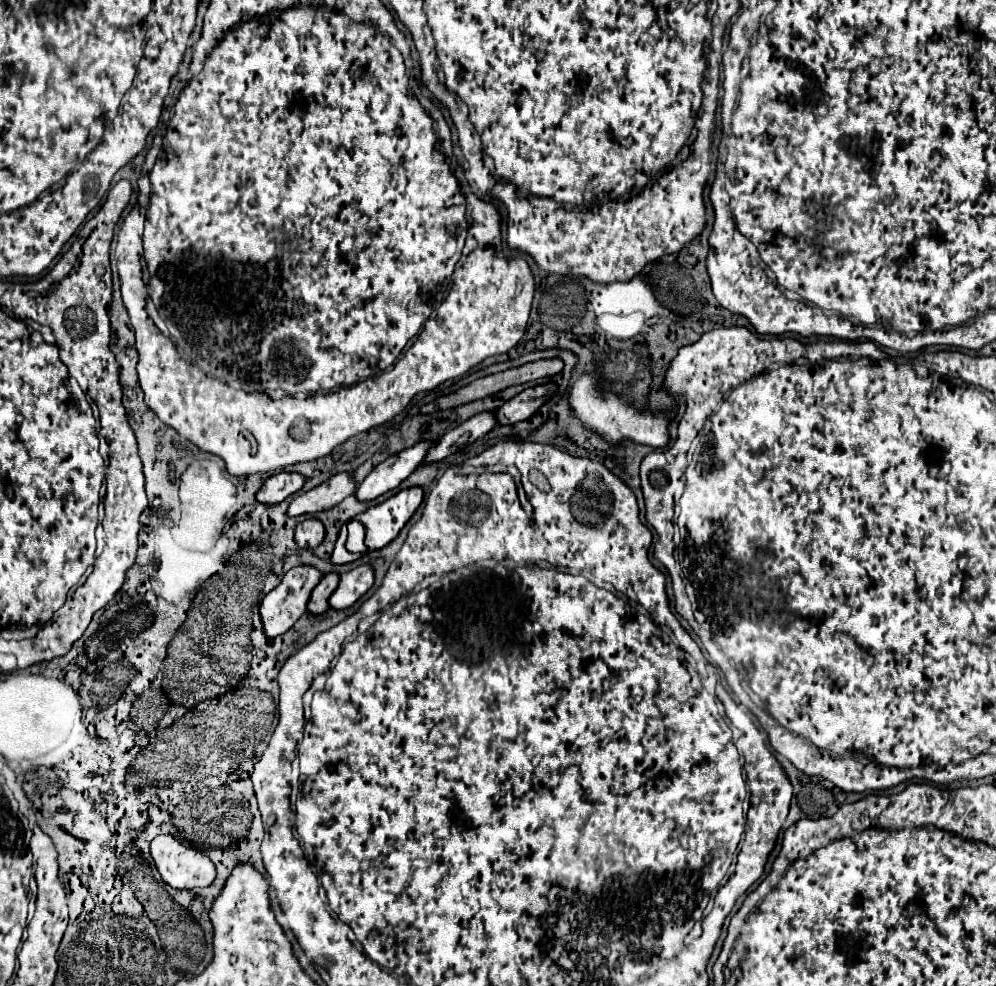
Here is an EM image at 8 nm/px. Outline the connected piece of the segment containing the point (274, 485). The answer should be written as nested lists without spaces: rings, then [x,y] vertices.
[[[299,472],[273,474],[265,480],[261,490],[257,492],[257,500],[263,504],[279,504],[285,498],[289,498],[291,494],[295,494],[297,490],[301,490],[305,486],[305,482],[307,482],[307,478]]]

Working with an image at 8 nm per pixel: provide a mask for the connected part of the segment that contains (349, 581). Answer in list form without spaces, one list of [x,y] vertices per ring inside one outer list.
[[[369,564],[357,566],[345,574],[341,574],[337,590],[331,594],[331,608],[349,608],[353,606],[369,588],[373,586],[373,568]]]

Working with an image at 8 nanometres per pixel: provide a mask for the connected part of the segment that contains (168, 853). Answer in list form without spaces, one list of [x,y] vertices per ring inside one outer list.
[[[157,836],[151,842],[151,858],[157,864],[157,870],[163,878],[163,882],[173,888],[181,888],[181,890],[183,888],[203,888],[215,880],[215,866],[209,860],[209,856],[195,848],[187,848],[173,836]]]

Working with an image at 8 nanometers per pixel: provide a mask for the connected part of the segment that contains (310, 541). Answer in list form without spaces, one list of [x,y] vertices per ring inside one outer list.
[[[305,518],[295,528],[295,540],[301,548],[317,548],[325,538],[325,526],[317,518]]]

